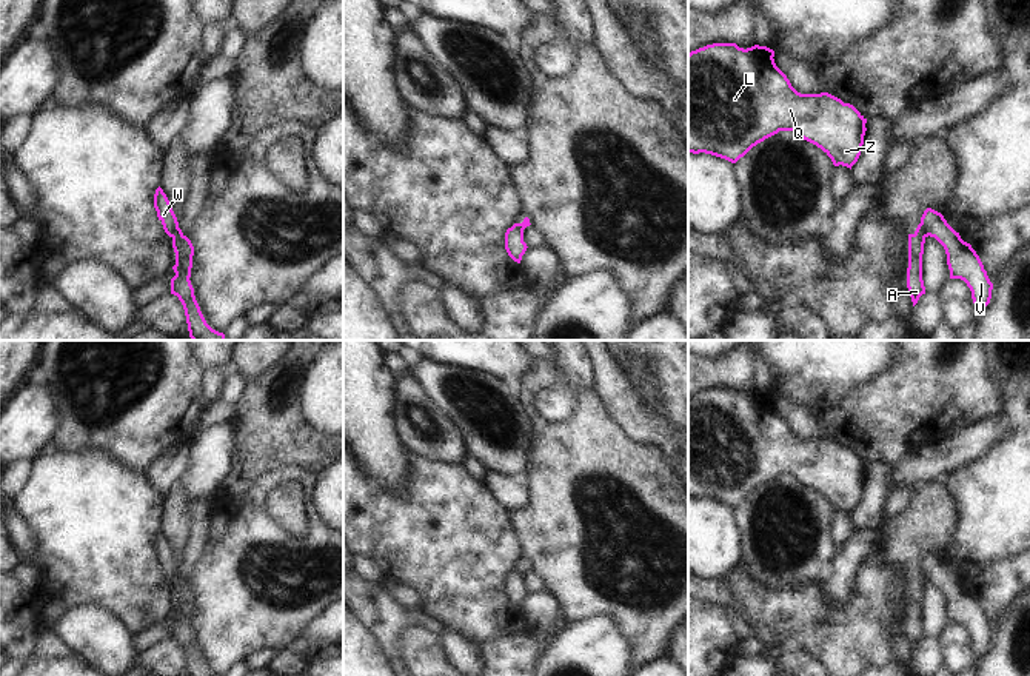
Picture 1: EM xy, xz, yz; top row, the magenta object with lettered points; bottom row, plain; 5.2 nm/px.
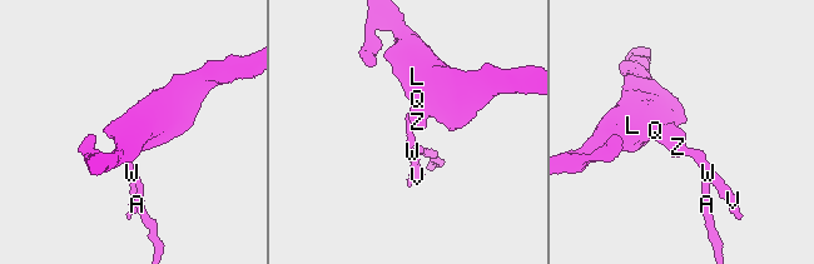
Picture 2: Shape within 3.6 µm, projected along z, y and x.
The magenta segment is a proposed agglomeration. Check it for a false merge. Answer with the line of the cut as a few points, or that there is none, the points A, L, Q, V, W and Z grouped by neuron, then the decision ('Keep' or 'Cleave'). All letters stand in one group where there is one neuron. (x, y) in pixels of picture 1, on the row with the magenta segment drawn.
Split along yz (918, 227), (926, 236). Groups: A / L Q V W Z. Cleave

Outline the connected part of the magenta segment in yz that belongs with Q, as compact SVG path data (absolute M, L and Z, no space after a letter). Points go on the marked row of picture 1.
M713 43L688 54L688 152L736 163L765 139L793 131L821 148L834 166L851 169L862 151L867 119L828 92L798 92L773 57L767 46L744 49L736 43Z

